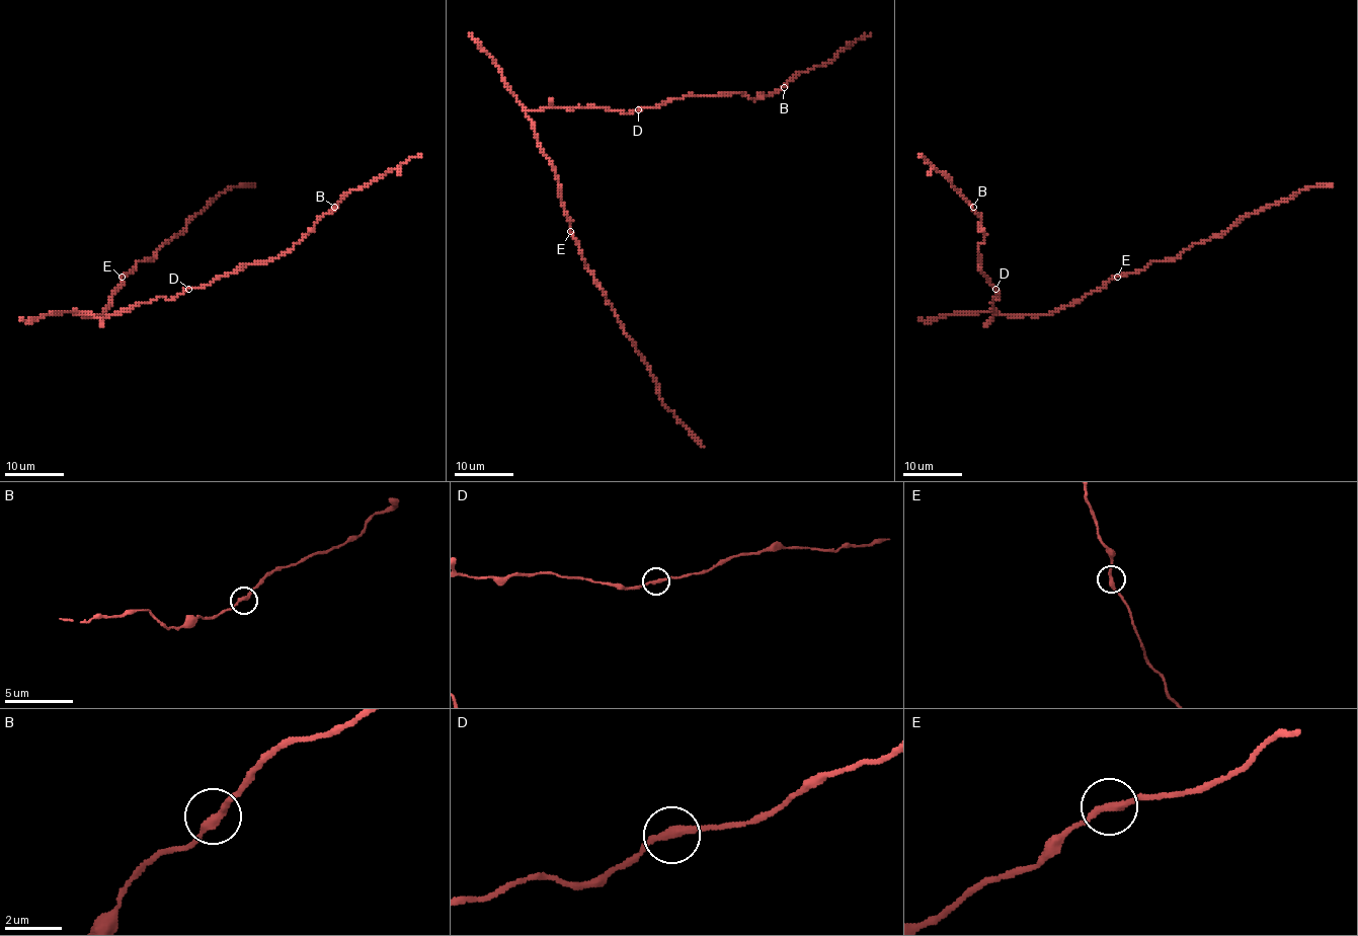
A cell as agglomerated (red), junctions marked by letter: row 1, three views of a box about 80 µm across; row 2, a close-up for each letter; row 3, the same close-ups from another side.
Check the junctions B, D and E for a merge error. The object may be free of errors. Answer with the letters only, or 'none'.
none

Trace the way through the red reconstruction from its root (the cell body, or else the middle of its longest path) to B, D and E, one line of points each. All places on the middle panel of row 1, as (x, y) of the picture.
B: (527, 112), (550, 106), (632, 112), (690, 95), (741, 92), (749, 99), (759, 99), (784, 87)
D: (527, 112), (550, 106), (594, 106), (626, 112), (638, 109)
E: (527, 112), (538, 147), (550, 160), (555, 172), (571, 232)

